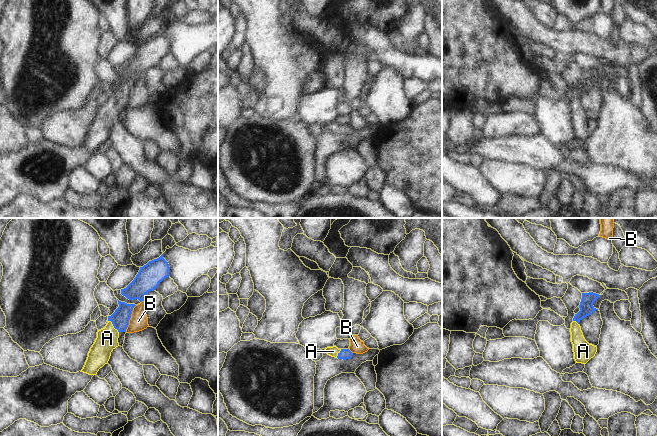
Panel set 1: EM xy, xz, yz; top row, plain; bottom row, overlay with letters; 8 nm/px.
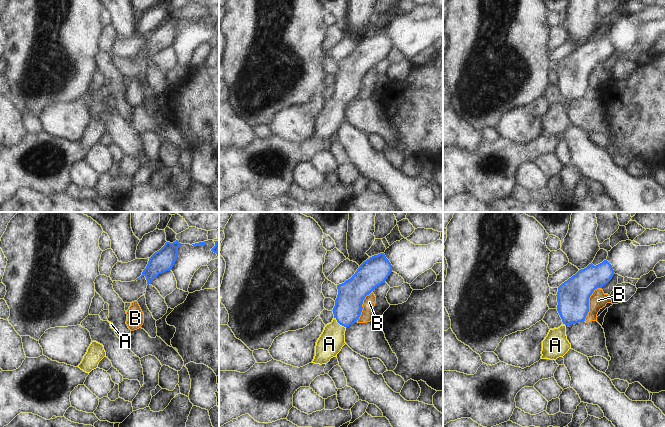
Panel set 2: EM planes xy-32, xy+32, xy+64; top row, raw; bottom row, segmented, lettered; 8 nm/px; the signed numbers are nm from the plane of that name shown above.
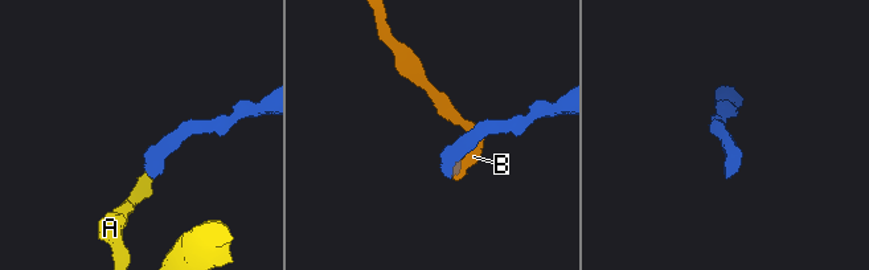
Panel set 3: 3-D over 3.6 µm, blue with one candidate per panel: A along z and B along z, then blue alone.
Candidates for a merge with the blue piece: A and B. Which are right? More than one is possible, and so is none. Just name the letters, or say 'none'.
A

